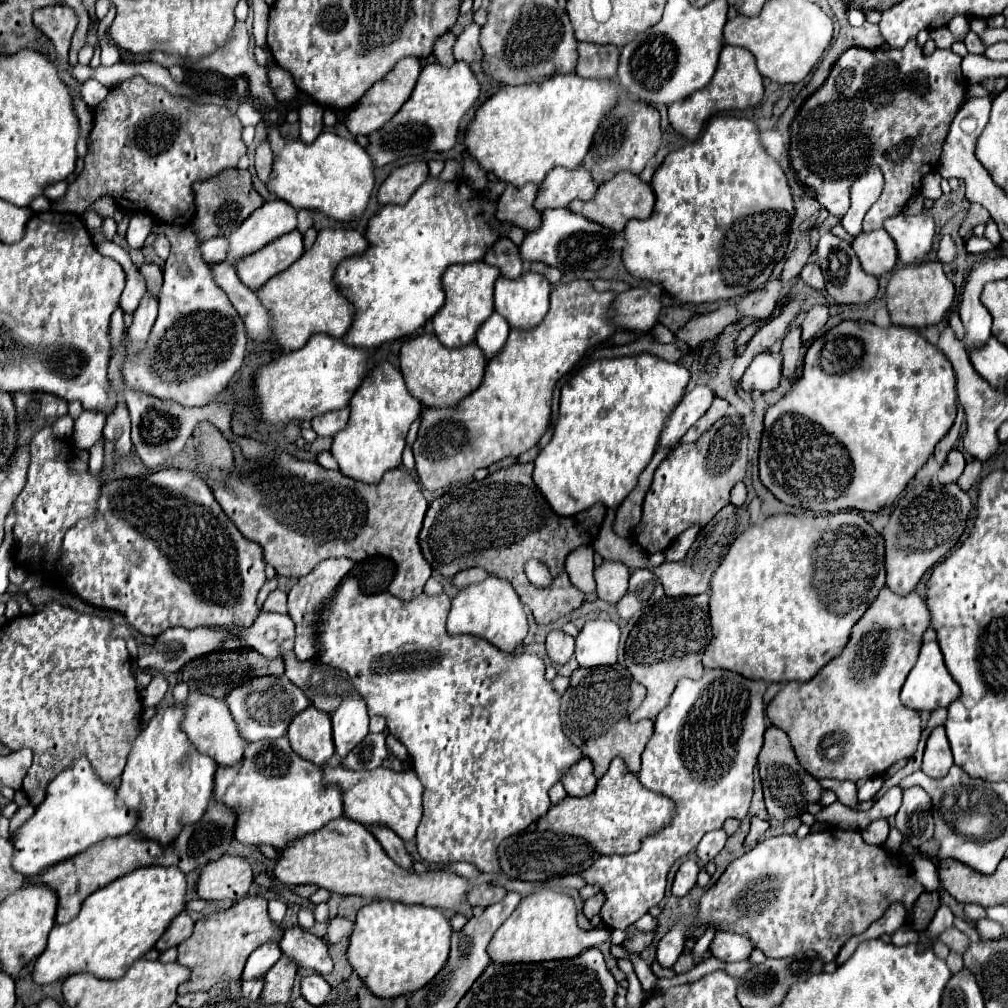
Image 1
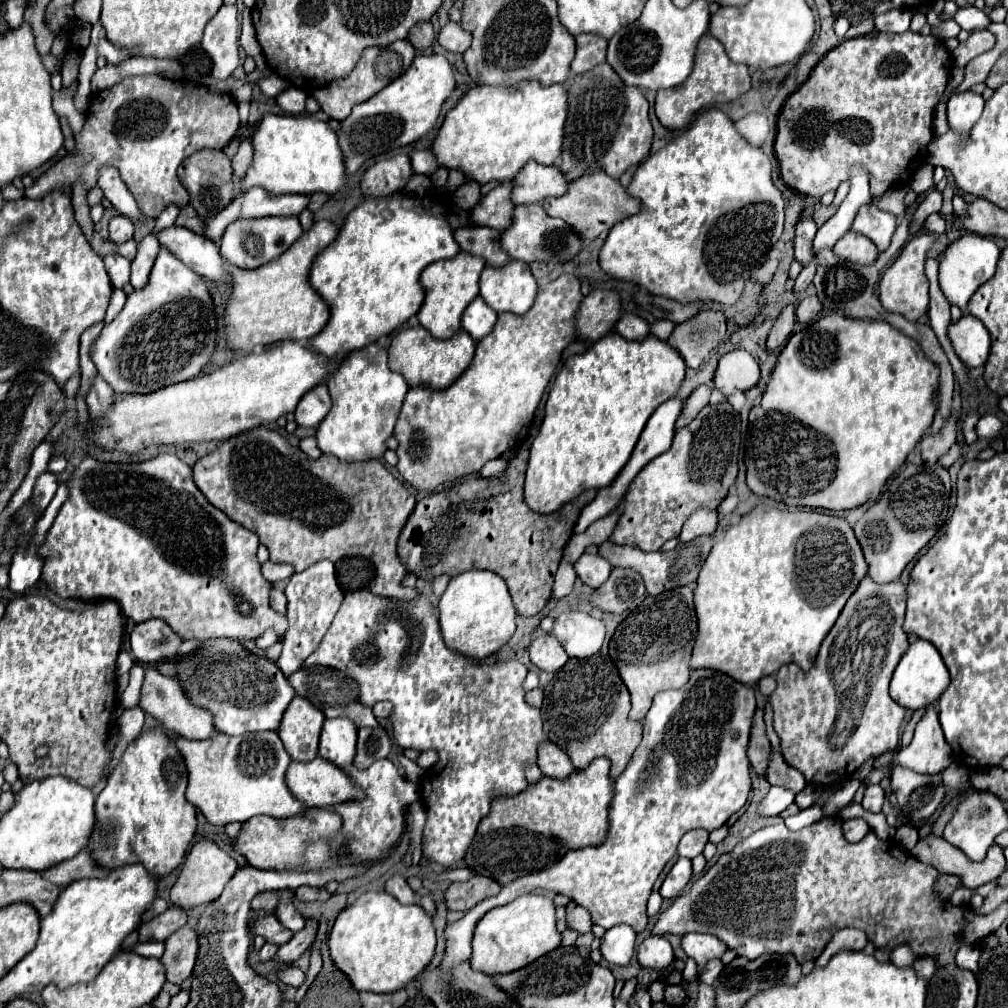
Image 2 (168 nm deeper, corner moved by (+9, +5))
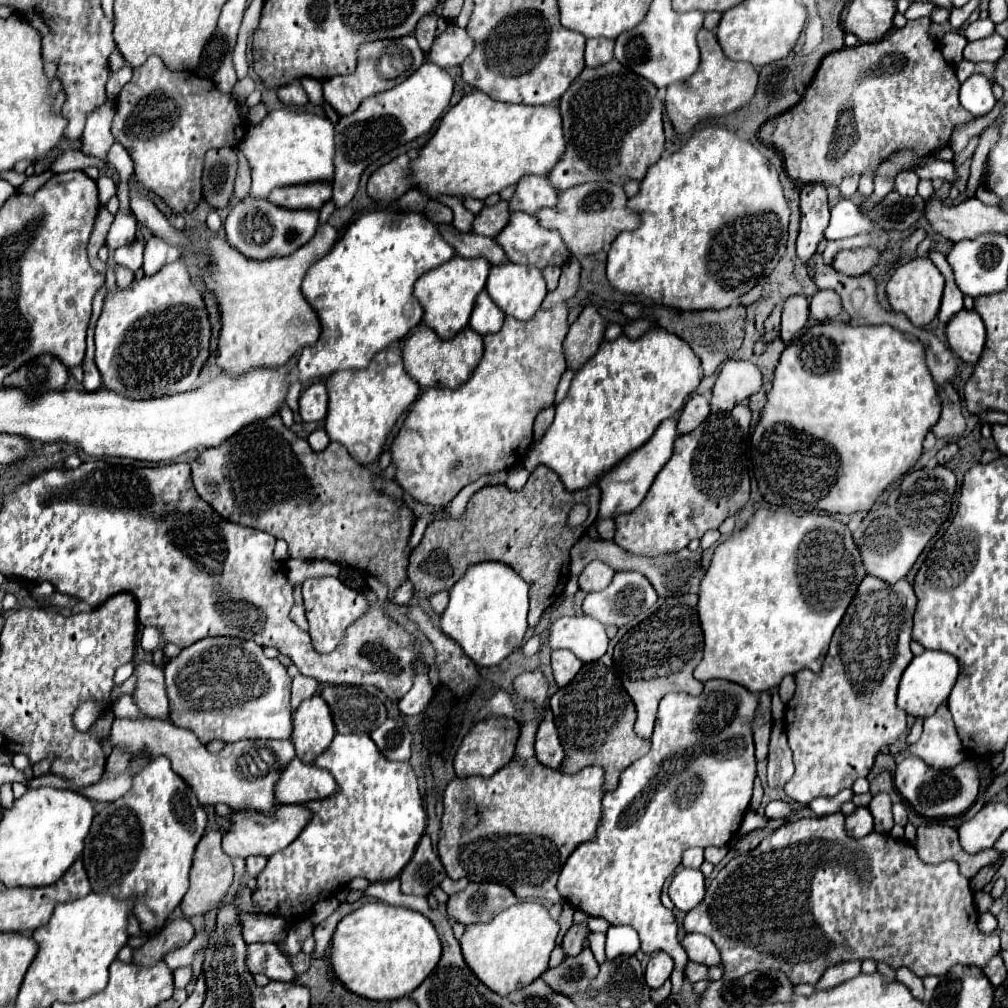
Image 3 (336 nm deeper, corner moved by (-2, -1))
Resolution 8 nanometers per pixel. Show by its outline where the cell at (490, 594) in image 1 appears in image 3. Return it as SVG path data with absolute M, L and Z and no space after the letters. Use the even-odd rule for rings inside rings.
M491 561L477 563L451 587L449 605L441 615L441 629L451 633L475 665L493 667L523 645L527 609L527 583L511 567Z

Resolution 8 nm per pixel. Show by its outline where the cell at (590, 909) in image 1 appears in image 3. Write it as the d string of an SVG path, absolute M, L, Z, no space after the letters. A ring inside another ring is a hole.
M573 925L561 943L565 949L565 955L577 955L583 949L583 943L587 941L589 933L591 931L587 925Z

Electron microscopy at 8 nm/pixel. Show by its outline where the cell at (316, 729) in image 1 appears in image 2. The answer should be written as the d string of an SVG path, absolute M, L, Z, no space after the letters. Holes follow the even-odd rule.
M294 697L282 717L278 735L292 761L312 761L318 755L318 737L322 731L324 713L308 699Z

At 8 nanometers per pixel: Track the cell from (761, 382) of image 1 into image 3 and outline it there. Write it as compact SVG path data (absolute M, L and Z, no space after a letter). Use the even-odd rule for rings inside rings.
M725 361L715 387L711 405L723 411L731 411L737 403L743 403L753 393L757 393L763 385L761 369L753 361Z

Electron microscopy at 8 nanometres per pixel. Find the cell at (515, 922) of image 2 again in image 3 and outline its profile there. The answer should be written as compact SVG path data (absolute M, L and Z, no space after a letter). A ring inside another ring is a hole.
M525 901L501 911L487 923L469 925L459 943L467 965L475 971L481 983L499 995L507 995L535 981L549 967L549 955L557 935L559 925L551 919L549 909L537 901Z

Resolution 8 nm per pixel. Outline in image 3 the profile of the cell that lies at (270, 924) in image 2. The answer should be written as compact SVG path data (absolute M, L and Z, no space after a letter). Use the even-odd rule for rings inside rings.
M243 913L243 937L251 943L281 943L287 937L287 921L281 915Z

